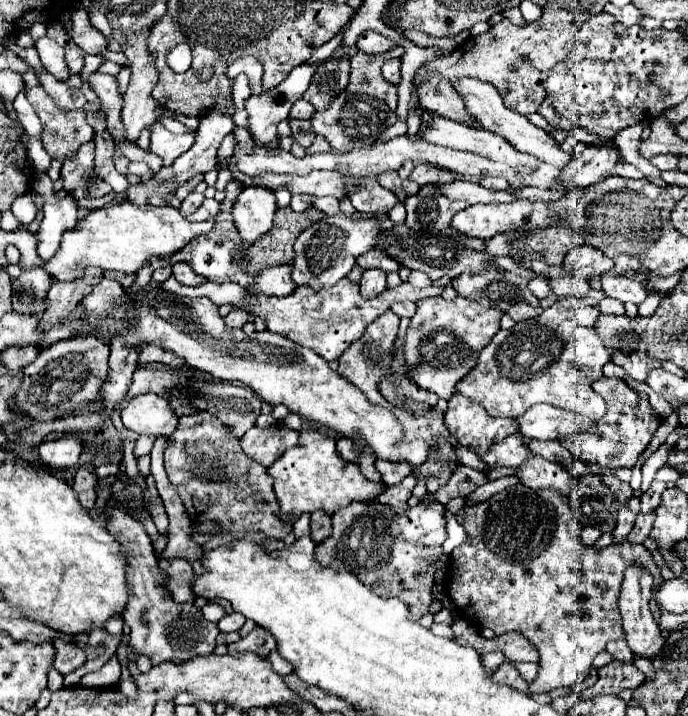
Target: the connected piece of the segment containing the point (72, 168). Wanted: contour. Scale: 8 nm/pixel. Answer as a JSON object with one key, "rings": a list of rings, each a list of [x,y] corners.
{"rings":[[[91,141],[87,145],[81,145],[81,149],[77,151],[73,161],[65,161],[65,165],[61,169],[61,179],[63,179],[63,189],[67,193],[73,193],[77,187],[81,187],[87,173],[91,173],[93,153],[95,153],[95,145]]]}

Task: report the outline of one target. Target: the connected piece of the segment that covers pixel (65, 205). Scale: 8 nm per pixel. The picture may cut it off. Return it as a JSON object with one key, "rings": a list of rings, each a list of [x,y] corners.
{"rings":[[[46,173],[34,180],[32,189],[45,197],[43,205],[43,221],[37,237],[37,253],[43,261],[49,261],[61,243],[61,237],[65,231],[75,229],[77,225],[77,205],[73,197],[59,199],[53,191],[53,182]]]}

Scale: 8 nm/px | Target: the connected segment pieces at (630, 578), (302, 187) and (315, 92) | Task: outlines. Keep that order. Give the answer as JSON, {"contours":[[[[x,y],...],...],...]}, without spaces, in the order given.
{"contours":[[[[633,565],[625,571],[625,579],[623,579],[623,587],[621,587],[621,597],[619,597],[619,609],[621,609],[621,617],[623,617],[623,629],[625,629],[625,639],[631,647],[631,651],[637,657],[649,659],[653,661],[653,657],[657,657],[657,653],[661,653],[661,649],[665,649],[665,637],[661,635],[659,625],[653,619],[653,613],[649,609],[649,601],[651,601],[651,585],[653,585],[653,577],[643,571],[639,565]]],[[[313,171],[305,177],[299,175],[259,175],[259,177],[247,177],[241,173],[235,173],[235,179],[241,181],[243,185],[263,185],[269,189],[287,189],[291,193],[307,193],[315,197],[323,195],[343,195],[345,193],[345,183],[353,181],[349,177],[341,177],[339,173],[333,171]]],[[[329,59],[319,63],[309,89],[303,93],[303,99],[309,101],[315,111],[327,109],[329,103],[347,87],[349,69],[349,59]]]]}

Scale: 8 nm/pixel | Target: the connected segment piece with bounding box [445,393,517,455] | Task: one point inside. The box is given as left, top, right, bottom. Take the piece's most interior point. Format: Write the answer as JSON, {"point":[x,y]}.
{"point":[466,422]}

